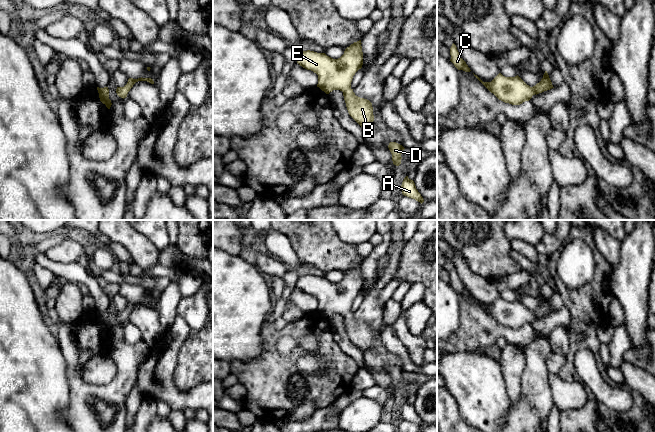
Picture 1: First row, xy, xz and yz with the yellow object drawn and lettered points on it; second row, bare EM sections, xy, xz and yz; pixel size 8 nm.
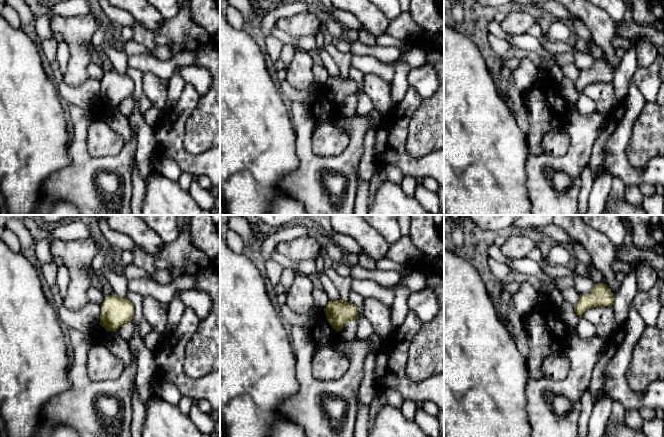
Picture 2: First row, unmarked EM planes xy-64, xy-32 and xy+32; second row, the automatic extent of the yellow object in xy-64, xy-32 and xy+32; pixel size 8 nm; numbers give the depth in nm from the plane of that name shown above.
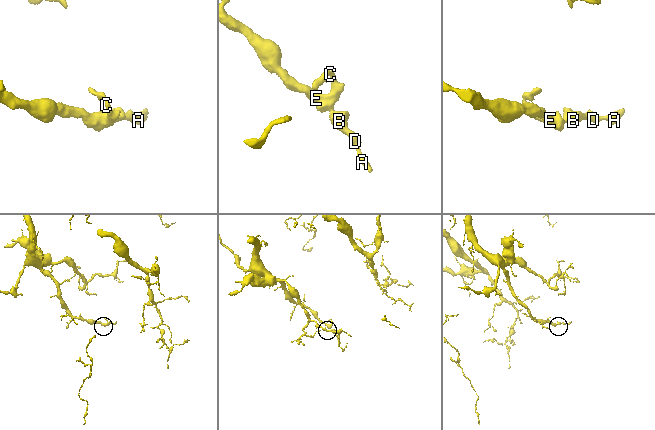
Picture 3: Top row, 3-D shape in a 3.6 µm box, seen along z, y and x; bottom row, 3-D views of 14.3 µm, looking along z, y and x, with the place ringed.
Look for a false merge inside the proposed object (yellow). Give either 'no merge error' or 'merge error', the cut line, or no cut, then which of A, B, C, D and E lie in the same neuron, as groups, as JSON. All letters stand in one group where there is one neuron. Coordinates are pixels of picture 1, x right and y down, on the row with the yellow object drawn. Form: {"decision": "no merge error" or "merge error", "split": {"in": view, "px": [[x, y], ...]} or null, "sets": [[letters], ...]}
{"decision": "no merge error", "split": null, "sets": [["A", "B", "C", "D", "E"]]}

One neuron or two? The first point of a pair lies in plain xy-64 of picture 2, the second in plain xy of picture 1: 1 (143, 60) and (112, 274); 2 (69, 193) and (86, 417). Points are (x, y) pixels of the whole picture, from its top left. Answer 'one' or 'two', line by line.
1: one
2: one

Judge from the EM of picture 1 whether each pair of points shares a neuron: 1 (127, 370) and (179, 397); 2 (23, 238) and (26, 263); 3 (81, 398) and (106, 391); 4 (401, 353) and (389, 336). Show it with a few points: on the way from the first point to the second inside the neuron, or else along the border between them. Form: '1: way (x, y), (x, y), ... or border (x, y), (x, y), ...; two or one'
1: border (136, 373), (137, 381); two
2: way (23, 244), (23, 257); one
3: way (87, 393), (100, 392); one
4: way (398, 349), (390, 340); one

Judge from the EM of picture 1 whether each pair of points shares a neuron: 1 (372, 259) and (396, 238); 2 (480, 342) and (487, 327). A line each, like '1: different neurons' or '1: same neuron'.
1: different neurons
2: same neuron

